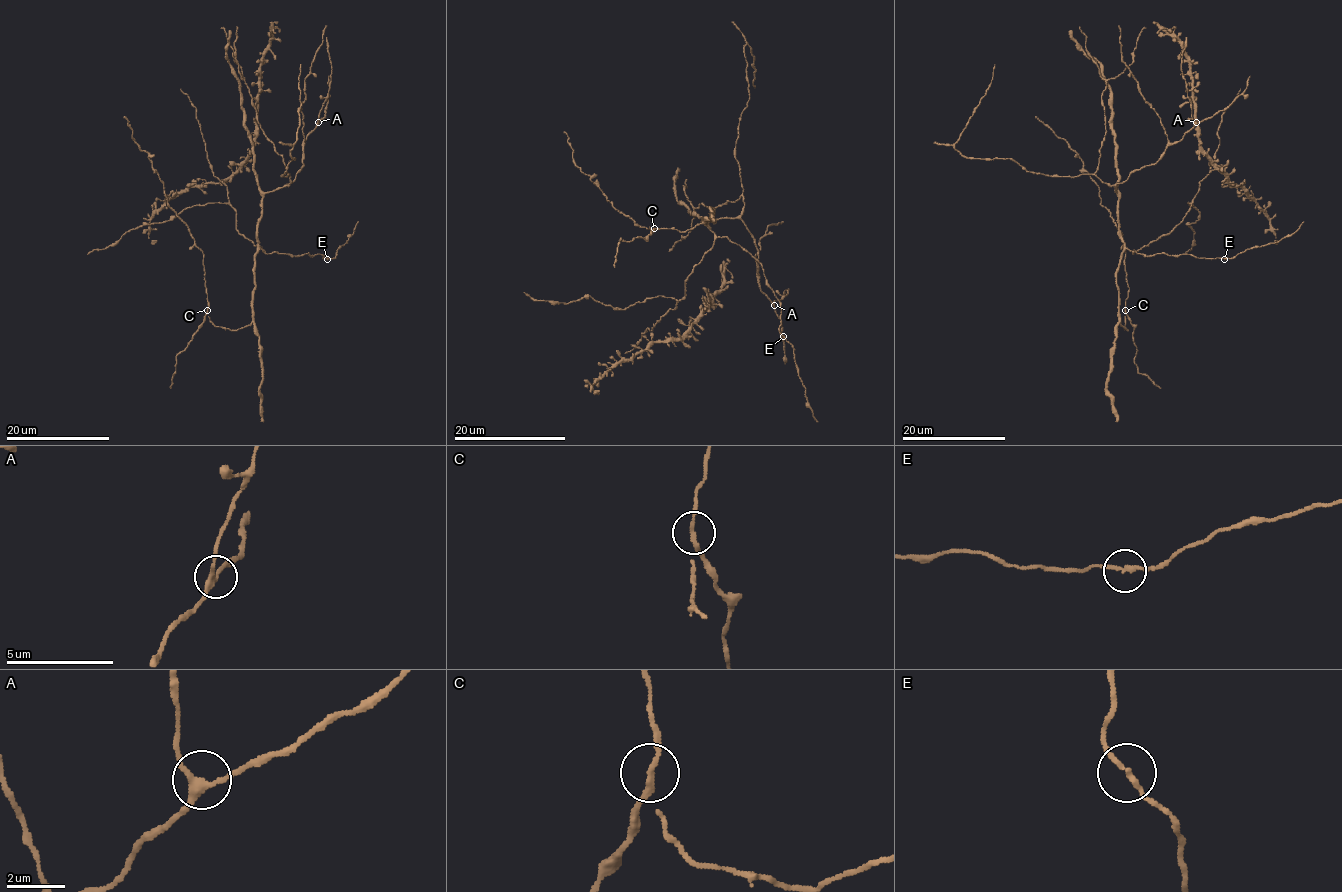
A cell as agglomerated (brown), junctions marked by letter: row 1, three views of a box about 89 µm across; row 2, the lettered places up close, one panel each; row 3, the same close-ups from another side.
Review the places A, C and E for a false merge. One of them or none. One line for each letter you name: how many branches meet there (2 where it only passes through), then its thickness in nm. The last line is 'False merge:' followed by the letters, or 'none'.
C: Branches: 3. Thickness 160 nm
False merge: C

